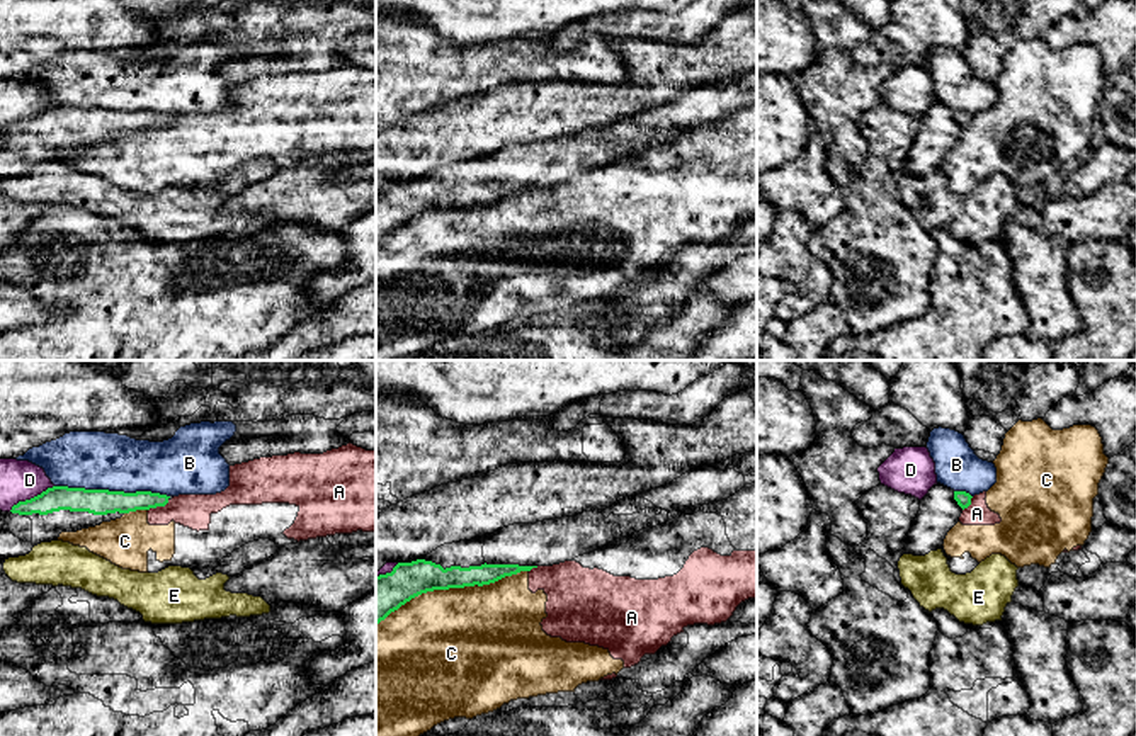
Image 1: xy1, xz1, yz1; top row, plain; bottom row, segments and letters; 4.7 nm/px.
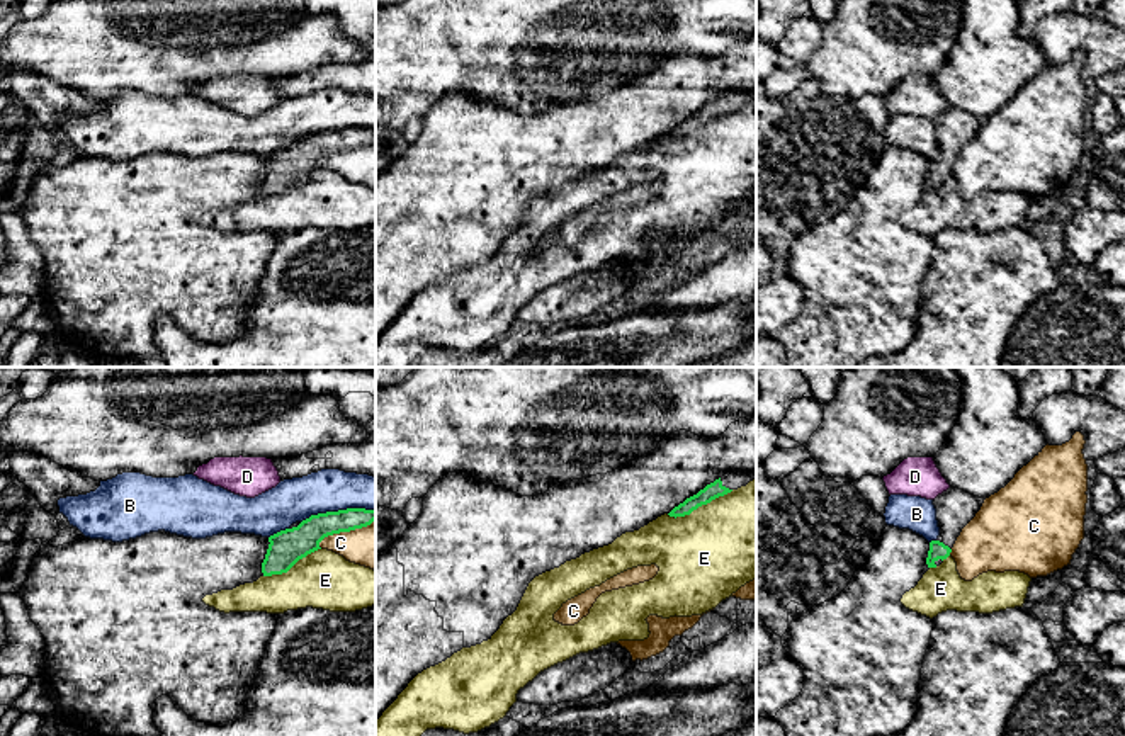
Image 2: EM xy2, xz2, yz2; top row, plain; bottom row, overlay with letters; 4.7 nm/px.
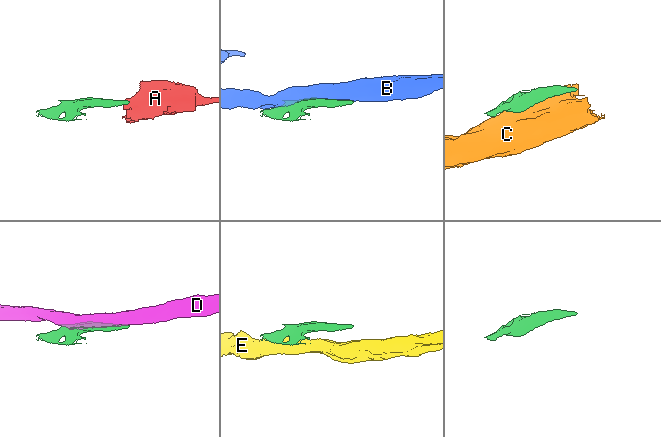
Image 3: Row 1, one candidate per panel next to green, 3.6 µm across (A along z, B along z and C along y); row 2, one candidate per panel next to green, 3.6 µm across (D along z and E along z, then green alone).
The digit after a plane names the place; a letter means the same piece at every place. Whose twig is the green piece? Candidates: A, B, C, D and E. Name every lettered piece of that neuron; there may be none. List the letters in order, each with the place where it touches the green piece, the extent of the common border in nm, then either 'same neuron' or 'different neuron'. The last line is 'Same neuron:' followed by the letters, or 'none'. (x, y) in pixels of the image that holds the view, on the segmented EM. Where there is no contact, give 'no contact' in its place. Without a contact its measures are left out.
A: meets green in xy1 at (159, 505); contact 120 nm long; different neuron
B: meets green in xy1 at (113, 492); contact 550 nm long; different neuron
C: meets green in xz1 at (451, 587); contact 750 nm long; different neuron
D: meets green in xy1 at (31, 498); contact 240 nm long; different neuron
E: meets green in xz2 at (699, 505); contact 340 nm long; different neuron
Same neuron: none

